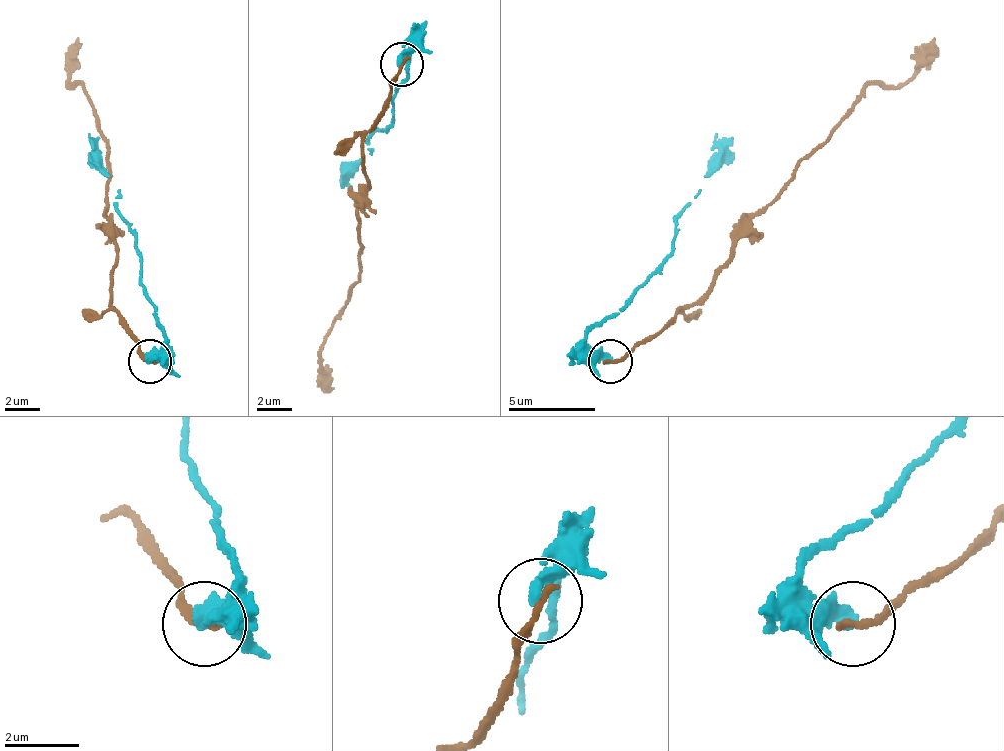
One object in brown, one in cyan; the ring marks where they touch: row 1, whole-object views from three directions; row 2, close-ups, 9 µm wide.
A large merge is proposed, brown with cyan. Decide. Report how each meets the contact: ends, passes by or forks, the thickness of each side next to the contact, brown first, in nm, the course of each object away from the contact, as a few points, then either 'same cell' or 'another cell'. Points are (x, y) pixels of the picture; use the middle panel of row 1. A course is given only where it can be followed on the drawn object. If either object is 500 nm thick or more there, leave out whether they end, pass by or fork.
brown ends | cyan ends | 240/380 nm | brown via (401, 63), (388, 111), (361, 146), (370, 185), (357, 211), (361, 276), (322, 354), (331, 389) | cyan via (401, 63), (414, 41), (409, 72), (388, 124), (379, 128), (370, 154), (340, 172) | another cell

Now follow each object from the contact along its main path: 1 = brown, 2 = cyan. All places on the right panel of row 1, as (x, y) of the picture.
1: (609, 360), (657, 334), (692, 303), (731, 255), (731, 242), (870, 86), (900, 86), (935, 38)
2: (609, 360), (592, 347), (587, 334), (618, 312), (670, 251), (674, 221), (700, 190), (718, 134)

